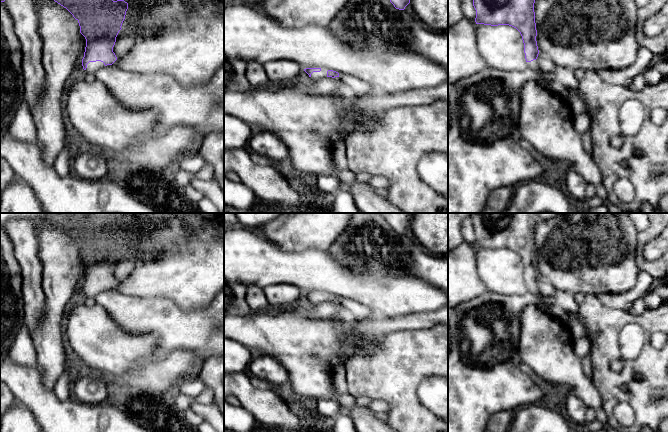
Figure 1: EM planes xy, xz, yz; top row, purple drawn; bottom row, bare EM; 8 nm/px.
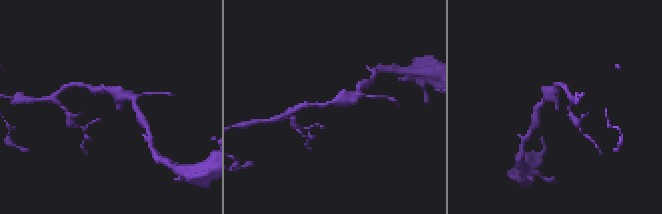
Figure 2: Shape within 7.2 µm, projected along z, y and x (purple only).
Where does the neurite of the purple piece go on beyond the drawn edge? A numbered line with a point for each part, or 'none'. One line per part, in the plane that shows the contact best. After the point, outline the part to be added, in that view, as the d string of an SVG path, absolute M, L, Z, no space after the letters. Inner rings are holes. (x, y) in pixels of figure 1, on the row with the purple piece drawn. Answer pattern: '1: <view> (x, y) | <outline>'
1: xy (92, 67) | M101 61L89 62L87 68L84 70L84 74L94 74L99 69L103 68L105 65Z

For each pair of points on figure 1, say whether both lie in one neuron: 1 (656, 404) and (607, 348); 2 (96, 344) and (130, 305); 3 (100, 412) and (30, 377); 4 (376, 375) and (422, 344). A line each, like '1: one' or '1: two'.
1: one
2: two
3: one
4: one

